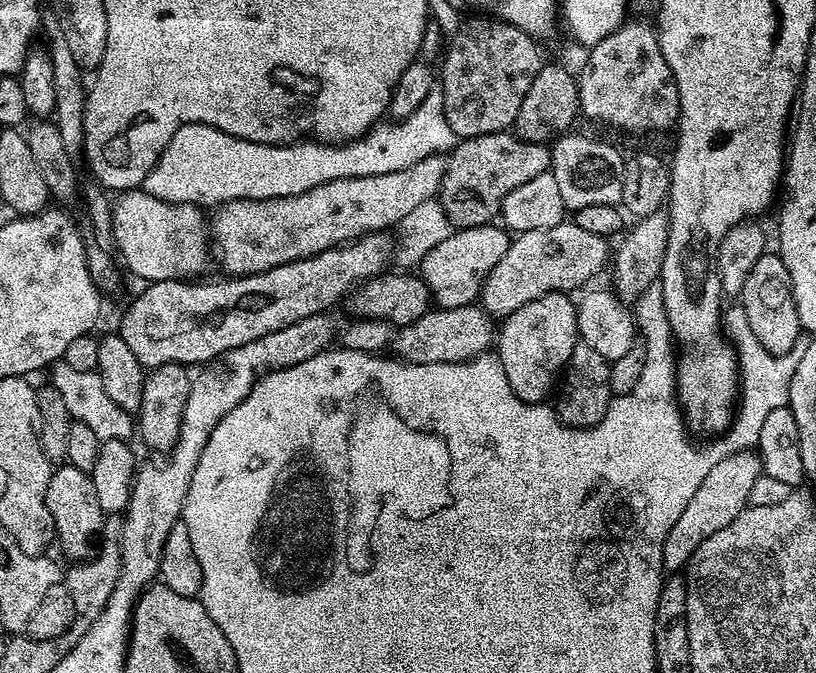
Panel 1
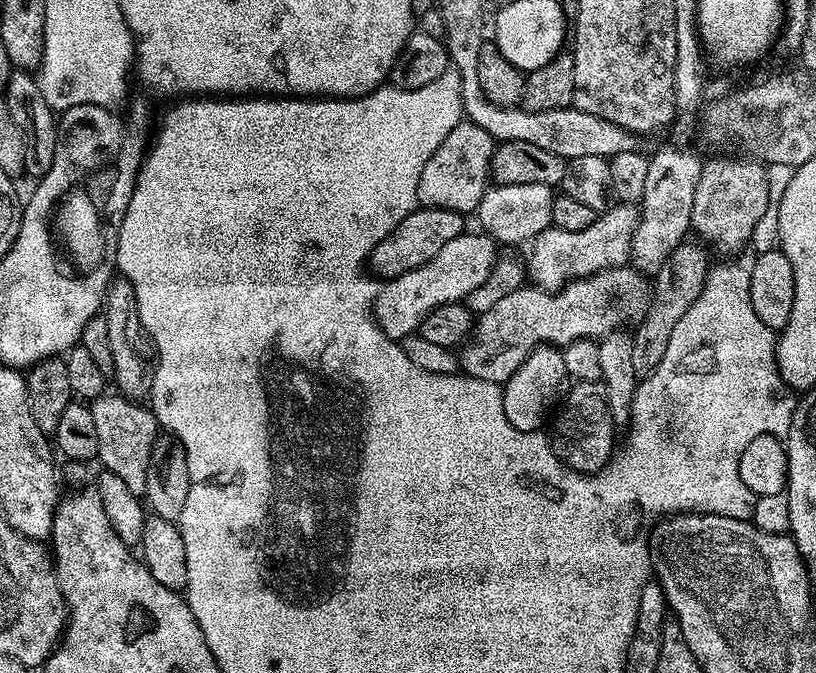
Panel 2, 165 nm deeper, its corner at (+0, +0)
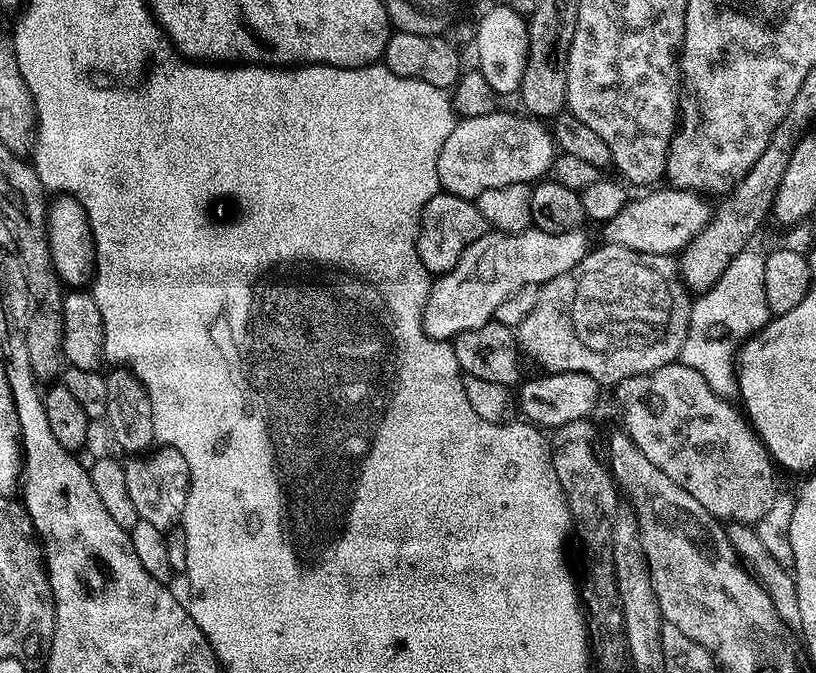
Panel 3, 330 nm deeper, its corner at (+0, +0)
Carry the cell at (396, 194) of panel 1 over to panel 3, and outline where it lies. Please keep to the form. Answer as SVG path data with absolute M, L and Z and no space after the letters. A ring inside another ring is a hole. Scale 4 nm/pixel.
M497 110L457 119L454 130L450 130L450 138L442 142L442 150L438 154L441 189L475 201L482 190L494 190L494 186L511 184L531 185L547 177L552 161L558 155L551 131L545 125L543 128L539 119L527 114L519 115Z

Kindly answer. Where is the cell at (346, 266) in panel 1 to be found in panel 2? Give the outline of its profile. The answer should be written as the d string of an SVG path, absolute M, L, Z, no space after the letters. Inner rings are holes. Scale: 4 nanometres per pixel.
M417 207L415 212L402 218L402 222L398 222L396 229L386 238L382 238L378 246L374 246L370 257L371 271L384 280L393 280L396 276L430 262L430 258L434 258L434 254L438 254L438 250L442 250L446 242L451 242L465 232L464 220L465 217L454 210Z

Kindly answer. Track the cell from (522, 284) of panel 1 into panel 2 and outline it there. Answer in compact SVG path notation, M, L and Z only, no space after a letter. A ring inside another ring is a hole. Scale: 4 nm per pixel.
M616 202L599 213L596 220L586 226L586 230L558 230L549 226L544 232L539 232L527 249L527 279L537 288L555 290L583 276L627 265L632 254L634 230L638 230L640 211L635 204Z

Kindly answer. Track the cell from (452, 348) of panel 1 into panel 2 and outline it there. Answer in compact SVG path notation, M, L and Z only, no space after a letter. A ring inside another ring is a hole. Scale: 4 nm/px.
M621 266L572 280L555 290L535 286L514 290L490 310L479 313L470 339L459 349L459 367L465 375L502 386L542 344L563 346L575 340L599 341L617 331L623 320L639 321L648 311L650 280L644 276L647 275L635 267Z

